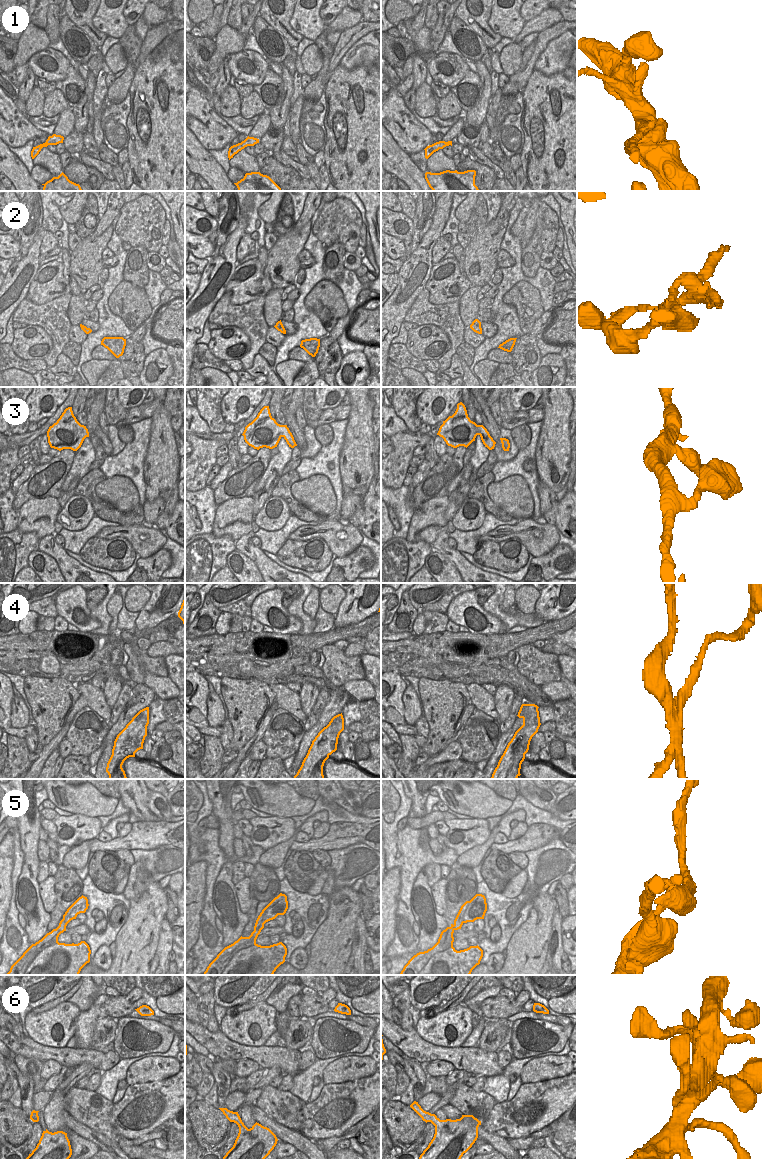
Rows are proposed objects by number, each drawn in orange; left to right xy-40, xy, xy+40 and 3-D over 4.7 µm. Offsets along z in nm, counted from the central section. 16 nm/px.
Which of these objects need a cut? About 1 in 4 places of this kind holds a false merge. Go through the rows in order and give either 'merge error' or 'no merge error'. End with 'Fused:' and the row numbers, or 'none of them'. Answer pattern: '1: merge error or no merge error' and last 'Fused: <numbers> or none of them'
1: no merge error
2: merge error
3: no merge error
4: merge error
5: no merge error
6: no merge error
Fused: 2, 4

